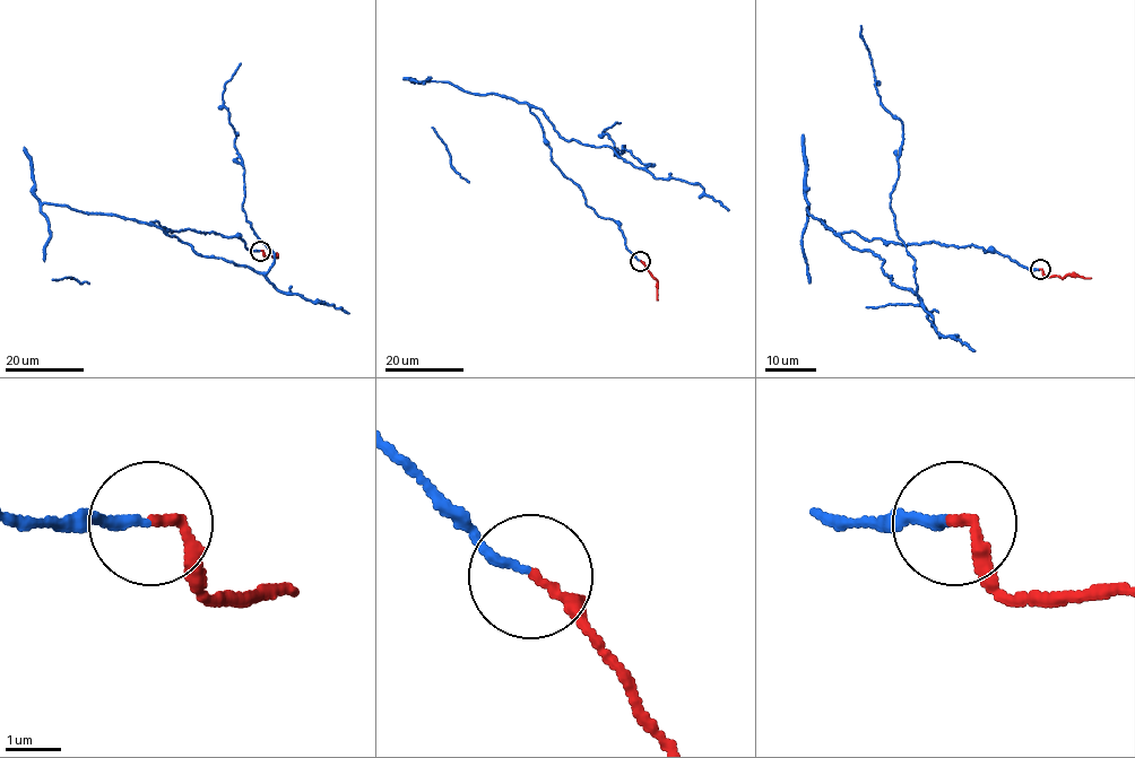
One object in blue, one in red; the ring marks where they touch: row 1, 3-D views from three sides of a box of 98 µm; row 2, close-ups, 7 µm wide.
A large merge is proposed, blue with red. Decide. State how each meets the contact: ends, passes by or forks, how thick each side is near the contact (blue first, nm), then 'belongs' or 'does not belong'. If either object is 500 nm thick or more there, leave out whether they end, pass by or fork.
blue ends there; red ends there; 150 nm thick on the blue side, 150 nm on the other; belongs

